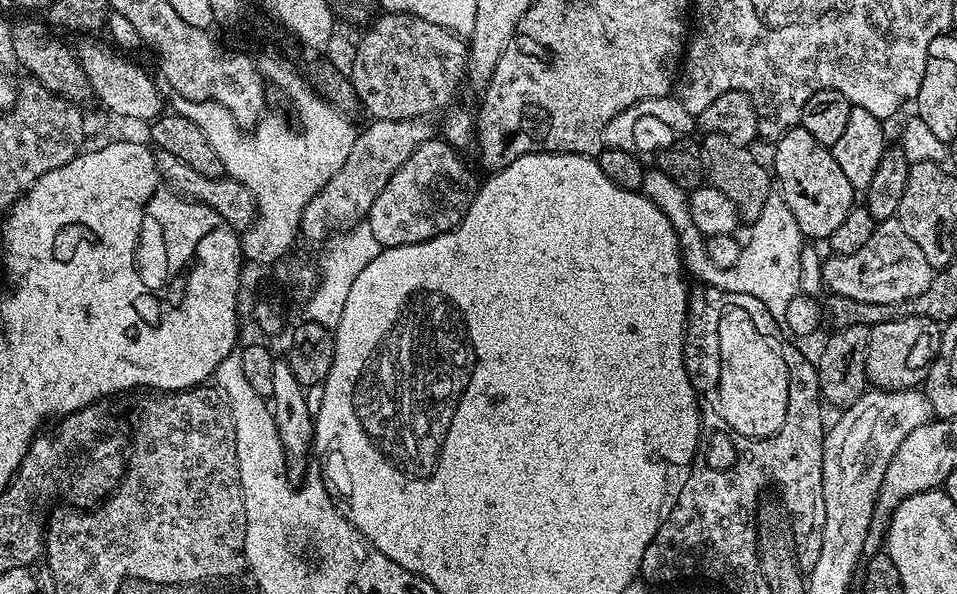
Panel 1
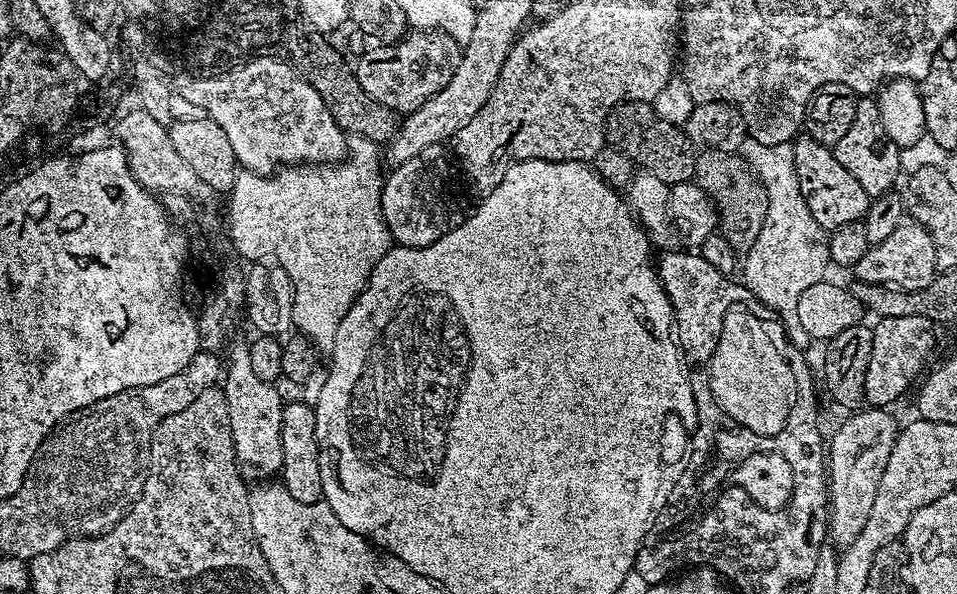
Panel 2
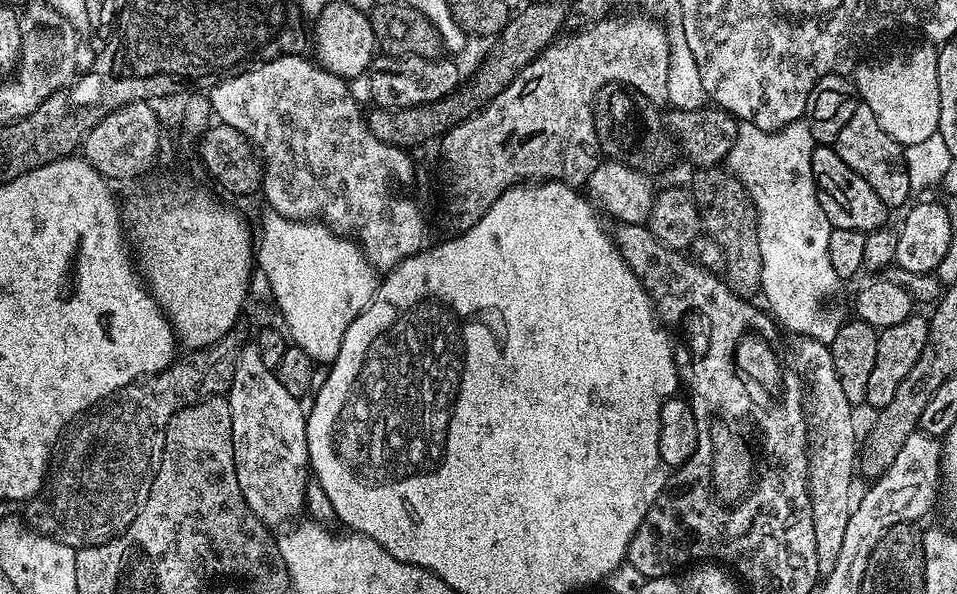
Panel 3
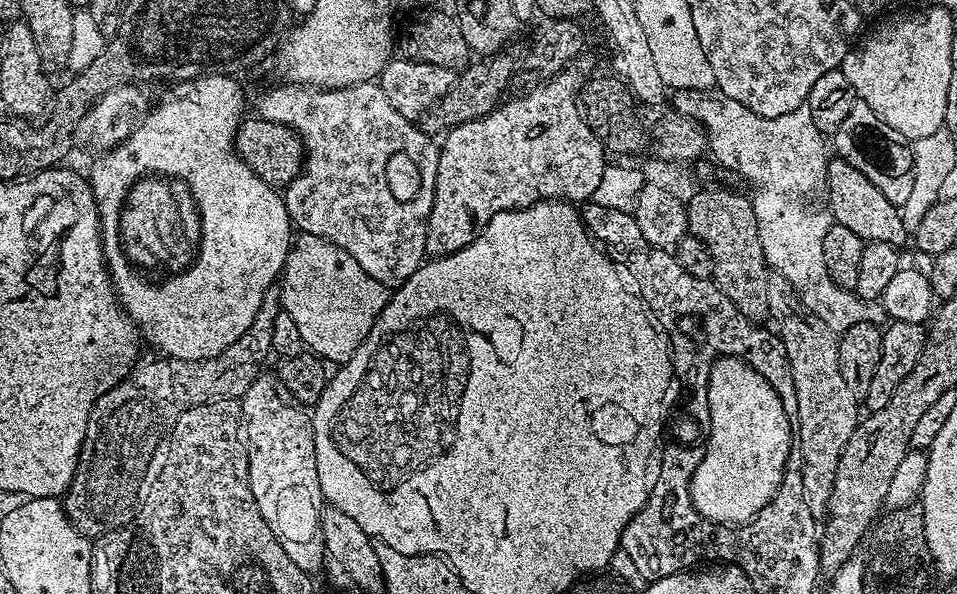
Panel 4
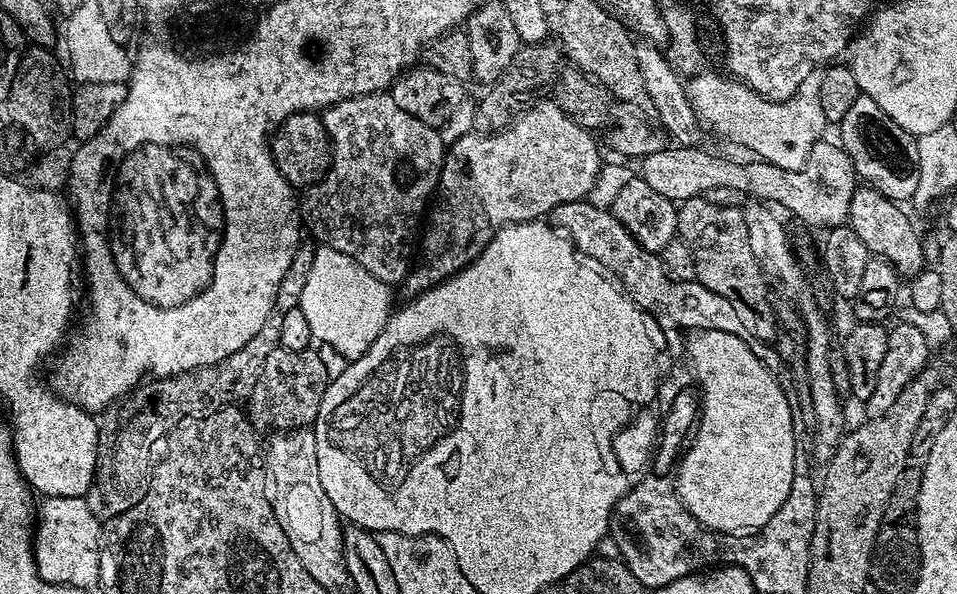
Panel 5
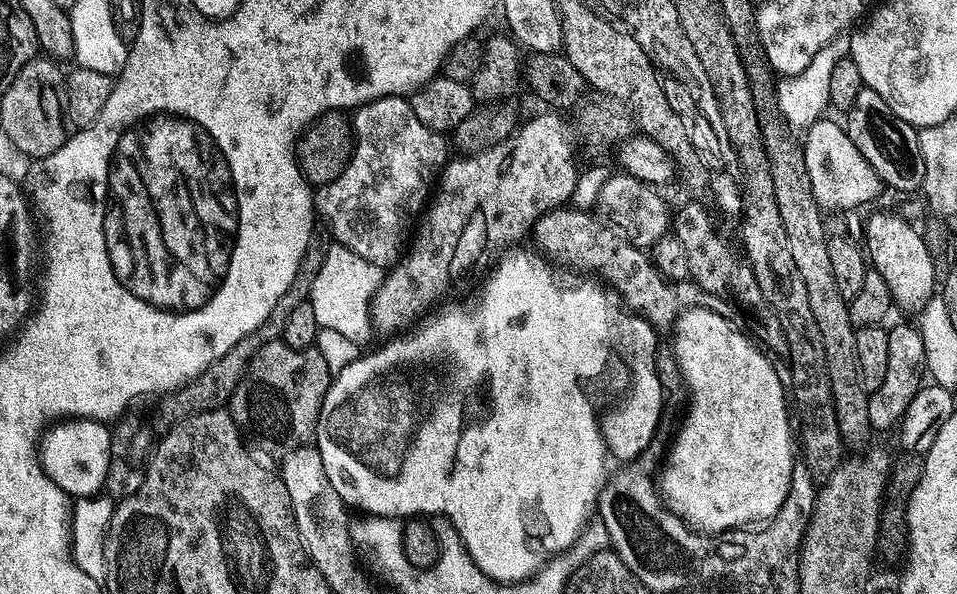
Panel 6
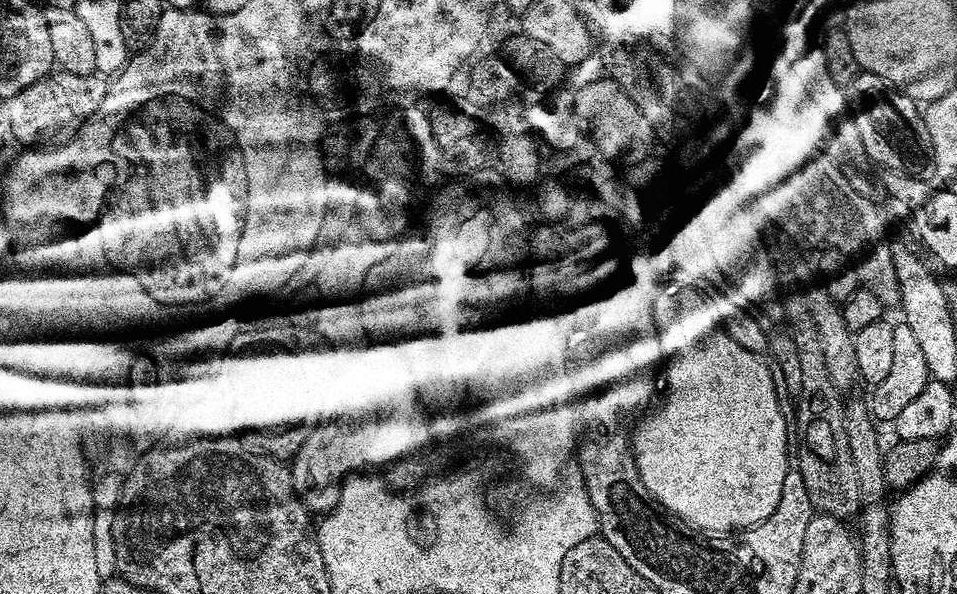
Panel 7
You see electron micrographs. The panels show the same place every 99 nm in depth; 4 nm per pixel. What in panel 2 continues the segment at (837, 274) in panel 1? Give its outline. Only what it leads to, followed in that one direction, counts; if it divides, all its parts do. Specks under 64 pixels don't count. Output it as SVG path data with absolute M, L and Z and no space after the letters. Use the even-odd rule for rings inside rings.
M905 218L885 240L869 246L866 254L858 258L854 275L859 283L895 286L904 292L925 288L938 275L934 238L930 238L930 234L917 220Z

